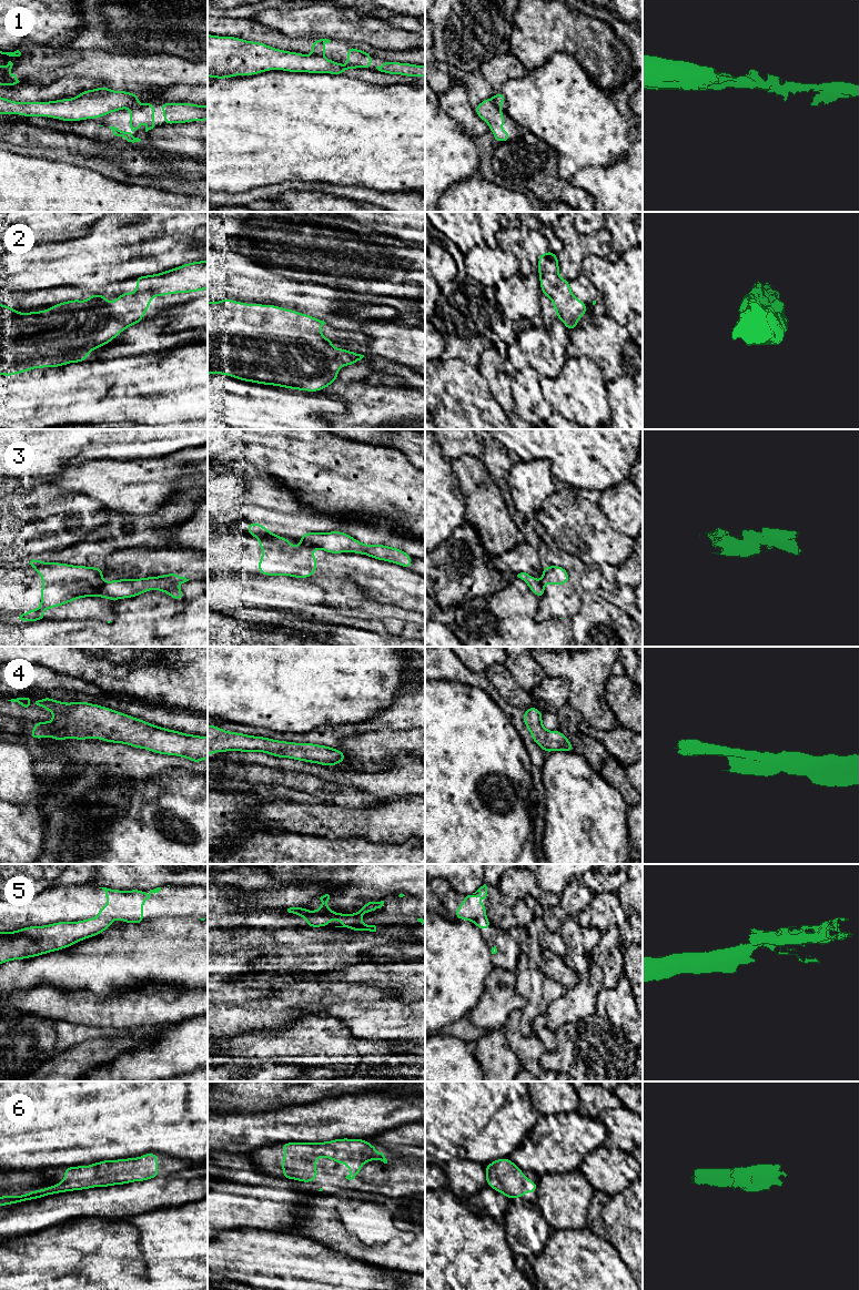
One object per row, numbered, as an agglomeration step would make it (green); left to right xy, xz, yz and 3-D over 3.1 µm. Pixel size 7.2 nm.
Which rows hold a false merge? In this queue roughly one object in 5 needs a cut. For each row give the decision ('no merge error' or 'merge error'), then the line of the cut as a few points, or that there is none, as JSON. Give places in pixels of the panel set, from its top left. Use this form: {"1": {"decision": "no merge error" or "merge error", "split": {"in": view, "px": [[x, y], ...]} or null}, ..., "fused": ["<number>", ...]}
{"1": {"decision": "merge error", "split": {"in": "yz", "px": [[492, 99], [499, 110]]}}, "2": {"decision": "no merge error", "split": null}, "3": {"decision": "merge error", "split": {"in": "xy", "px": [[104, 582], [89, 591]]}}, "4": {"decision": "no merge error", "split": null}, "5": {"decision": "merge error", "split": {"in": "xz", "px": [[300, 906], [315, 915], [325, 915], [330, 920]]}}, "6": {"decision": "no merge error", "split": null}, "fused": ["1", "3", "5"]}

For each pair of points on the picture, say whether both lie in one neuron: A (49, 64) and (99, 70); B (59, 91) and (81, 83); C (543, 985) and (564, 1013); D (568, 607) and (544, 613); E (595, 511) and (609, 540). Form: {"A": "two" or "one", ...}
{"A": "one", "B": "one", "C": "two", "D": "one", "E": "one"}

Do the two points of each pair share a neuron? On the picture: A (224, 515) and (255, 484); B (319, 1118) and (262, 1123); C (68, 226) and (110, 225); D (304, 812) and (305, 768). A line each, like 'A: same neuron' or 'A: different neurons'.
A: same neuron
B: same neuron
C: different neurons
D: different neurons

